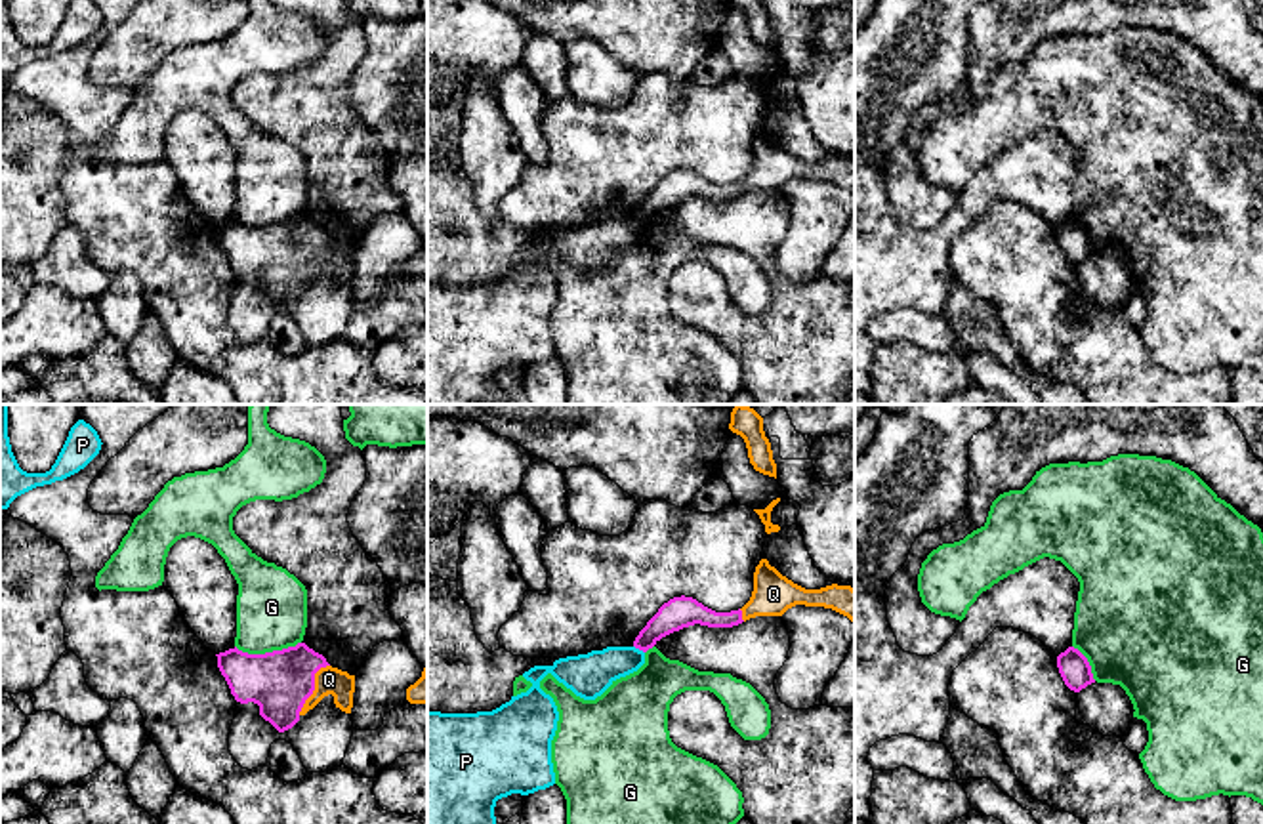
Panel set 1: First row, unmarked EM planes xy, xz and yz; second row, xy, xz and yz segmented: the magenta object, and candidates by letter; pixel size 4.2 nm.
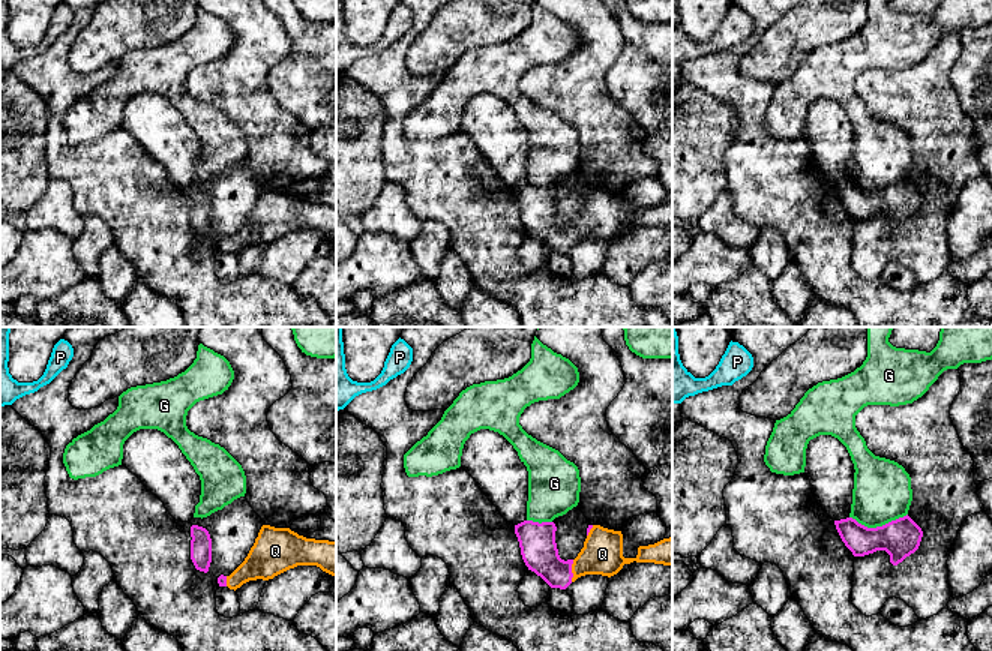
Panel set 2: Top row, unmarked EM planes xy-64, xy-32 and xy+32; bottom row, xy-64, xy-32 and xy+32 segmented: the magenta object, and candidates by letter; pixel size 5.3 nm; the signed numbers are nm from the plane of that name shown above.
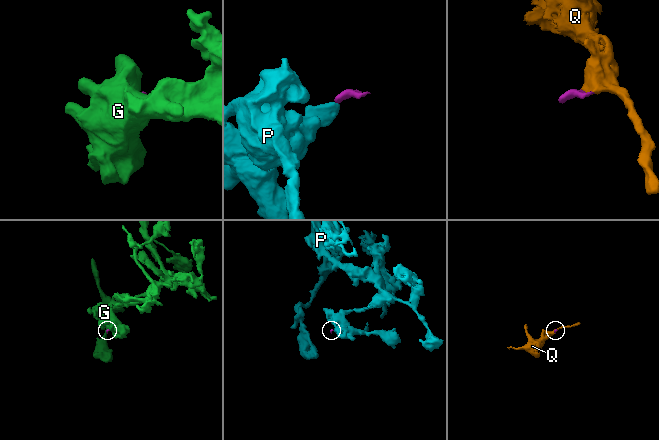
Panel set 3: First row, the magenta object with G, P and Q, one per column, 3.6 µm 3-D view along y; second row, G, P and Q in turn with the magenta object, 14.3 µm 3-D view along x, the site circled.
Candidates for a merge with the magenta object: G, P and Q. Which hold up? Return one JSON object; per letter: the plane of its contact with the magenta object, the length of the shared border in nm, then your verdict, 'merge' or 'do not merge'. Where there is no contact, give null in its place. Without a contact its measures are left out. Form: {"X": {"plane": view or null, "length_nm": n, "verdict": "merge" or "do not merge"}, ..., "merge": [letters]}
{"G": {"plane": "xy", "length_nm": 280, "verdict": "do not merge"}, "P": {"plane": "xz", "length_nm": 60, "verdict": "do not merge"}, "Q": {"plane": "xy", "length_nm": 260, "verdict": "merge"}, "merge": ["Q"]}

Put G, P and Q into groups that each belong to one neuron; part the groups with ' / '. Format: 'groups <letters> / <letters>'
groups G / P / Q

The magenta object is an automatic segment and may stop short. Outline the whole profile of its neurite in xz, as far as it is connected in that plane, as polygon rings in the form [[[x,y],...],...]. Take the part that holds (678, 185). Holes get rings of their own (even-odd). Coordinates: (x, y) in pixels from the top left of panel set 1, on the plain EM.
[[[761,132],[754,145],[752,170],[742,181],[715,185],[693,170],[673,170],[647,195],[633,219],[647,225],[662,210],[694,196],[733,200],[756,189],[782,189],[796,177],[832,181],[855,196],[855,162],[851,158],[832,156],[805,162],[782,149],[767,132]]]

